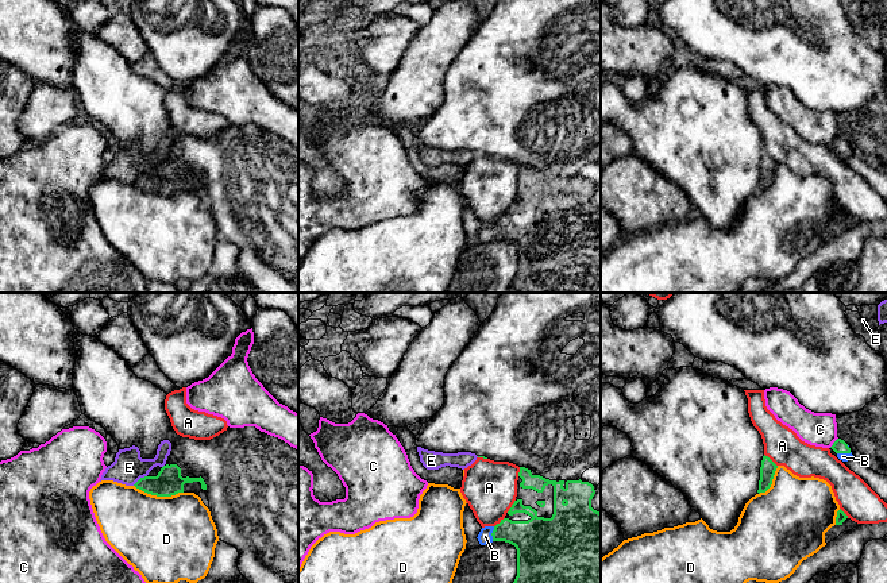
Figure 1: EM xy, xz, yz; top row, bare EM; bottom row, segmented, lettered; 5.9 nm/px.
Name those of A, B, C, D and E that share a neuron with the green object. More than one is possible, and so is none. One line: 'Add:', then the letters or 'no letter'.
Add: B

